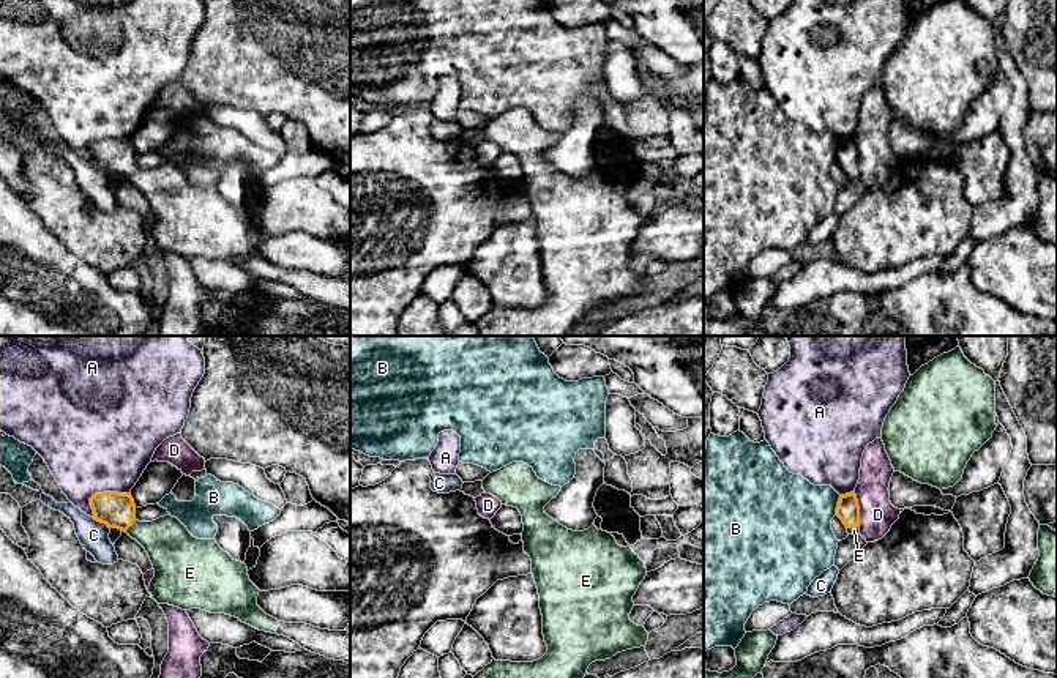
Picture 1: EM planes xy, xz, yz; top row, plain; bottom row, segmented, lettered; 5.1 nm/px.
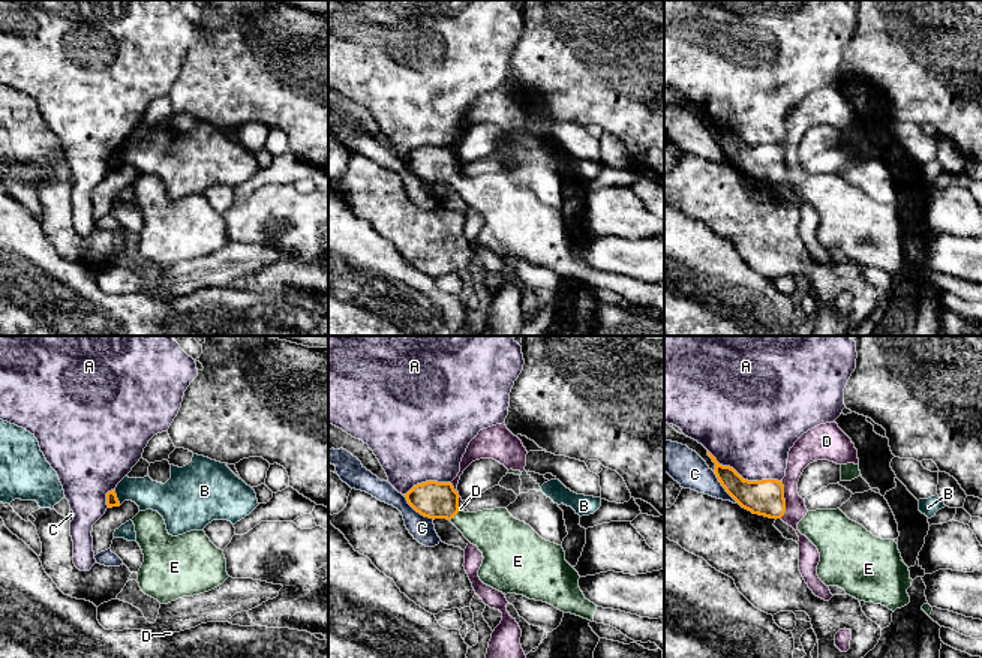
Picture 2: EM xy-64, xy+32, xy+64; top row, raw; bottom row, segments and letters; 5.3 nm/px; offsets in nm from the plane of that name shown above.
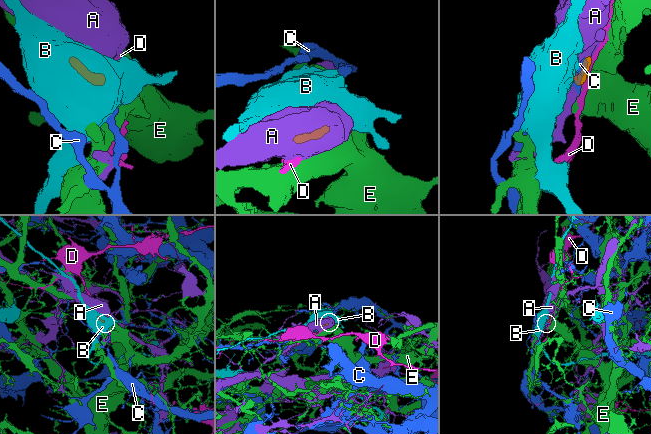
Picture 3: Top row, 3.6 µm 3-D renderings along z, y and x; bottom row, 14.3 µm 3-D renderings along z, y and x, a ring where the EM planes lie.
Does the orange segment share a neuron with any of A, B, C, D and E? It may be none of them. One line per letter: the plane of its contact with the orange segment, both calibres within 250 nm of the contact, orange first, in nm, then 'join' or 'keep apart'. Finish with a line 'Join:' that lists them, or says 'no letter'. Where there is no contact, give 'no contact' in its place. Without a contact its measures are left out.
A: contact in xy; calibres 180 and 480 nm; keep apart
B: contact in yz; calibres 120 and 400 nm; keep apart
C: contact in xy; calibres 180 and 150 nm; keep apart
D: contact in yz; calibres 120 and 180 nm; keep apart
E: contact in xy; calibres 180 and 240 nm; join
Join: E

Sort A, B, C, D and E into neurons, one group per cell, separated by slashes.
A / B / C / D / E

